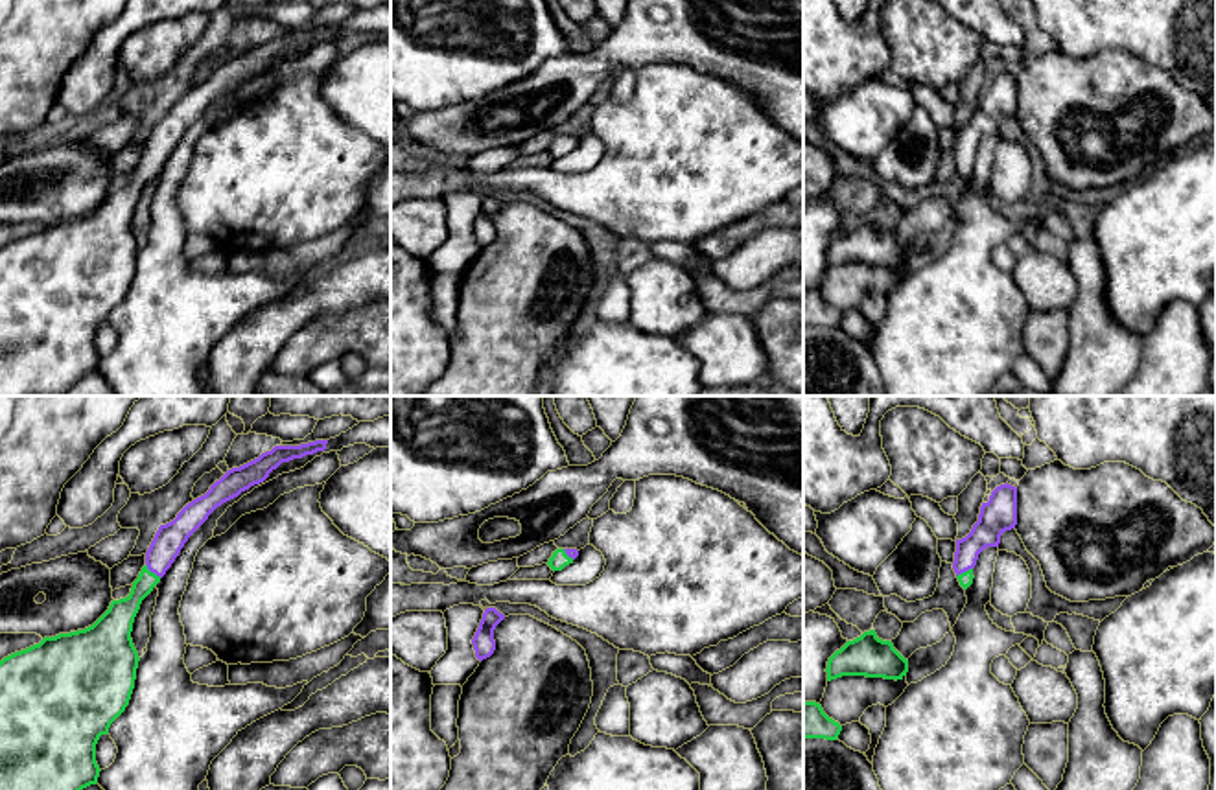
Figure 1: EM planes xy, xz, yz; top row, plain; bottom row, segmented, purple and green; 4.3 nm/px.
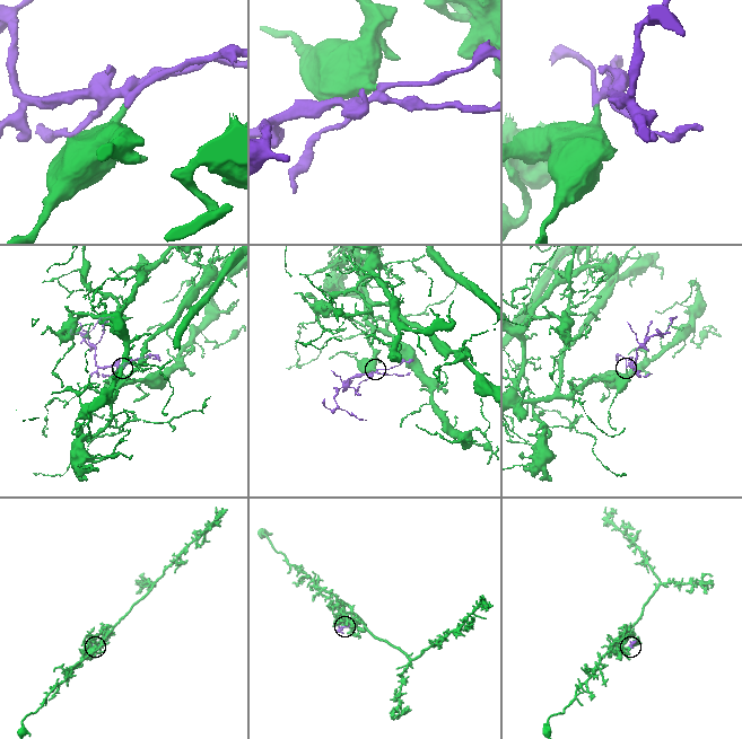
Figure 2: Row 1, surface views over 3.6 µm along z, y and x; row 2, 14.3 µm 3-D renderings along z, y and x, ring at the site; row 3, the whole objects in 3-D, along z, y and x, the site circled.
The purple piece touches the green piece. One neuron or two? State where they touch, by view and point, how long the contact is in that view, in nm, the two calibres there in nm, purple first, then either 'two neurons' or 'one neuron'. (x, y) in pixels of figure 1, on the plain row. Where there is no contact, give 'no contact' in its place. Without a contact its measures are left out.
contact xy (153, 159); length 90 nm; calibres 140 and 130 nm; one neuron

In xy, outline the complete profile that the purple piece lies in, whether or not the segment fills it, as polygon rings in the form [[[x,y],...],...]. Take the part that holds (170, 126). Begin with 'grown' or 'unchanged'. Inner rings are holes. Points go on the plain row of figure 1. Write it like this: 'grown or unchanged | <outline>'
grown | [[[328,28],[275,33],[258,46],[228,57],[173,109],[158,114],[146,140],[146,153],[125,186],[112,188],[92,214],[44,225],[39,232],[0,249],[0,396],[63,396],[83,376],[98,370],[101,357],[96,350],[96,331],[125,298],[134,276],[140,245],[131,219],[142,188],[217,94],[263,70],[282,50],[324,39],[326,31]]]

